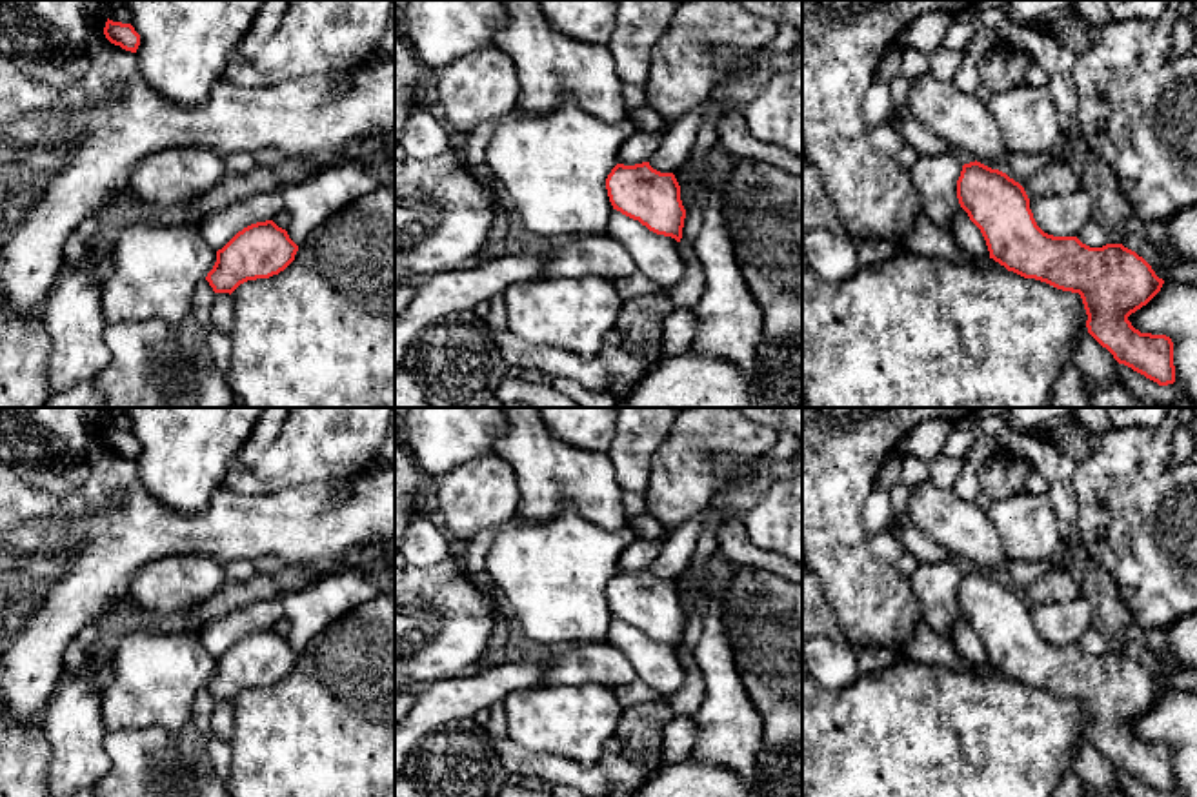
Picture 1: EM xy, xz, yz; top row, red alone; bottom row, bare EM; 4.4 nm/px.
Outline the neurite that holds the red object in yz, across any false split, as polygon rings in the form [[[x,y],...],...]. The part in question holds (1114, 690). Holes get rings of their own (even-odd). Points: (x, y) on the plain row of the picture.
[[[977,568],[962,573],[957,606],[981,637],[990,666],[1024,686],[1079,701],[1088,741],[1119,772],[1159,793],[1175,790],[1172,746],[1141,741],[1128,728],[1164,691],[1142,664],[1122,651],[1090,655],[1077,644],[1044,641],[1024,595]]]

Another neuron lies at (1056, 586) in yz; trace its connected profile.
[[[1053,568],[1021,591],[1028,604],[1061,604],[1082,597],[1081,584],[1066,568]]]

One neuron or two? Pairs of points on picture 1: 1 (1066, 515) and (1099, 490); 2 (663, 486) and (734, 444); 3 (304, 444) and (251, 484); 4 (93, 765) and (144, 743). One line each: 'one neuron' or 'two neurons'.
1: two neurons
2: one neuron
3: two neurons
4: two neurons

